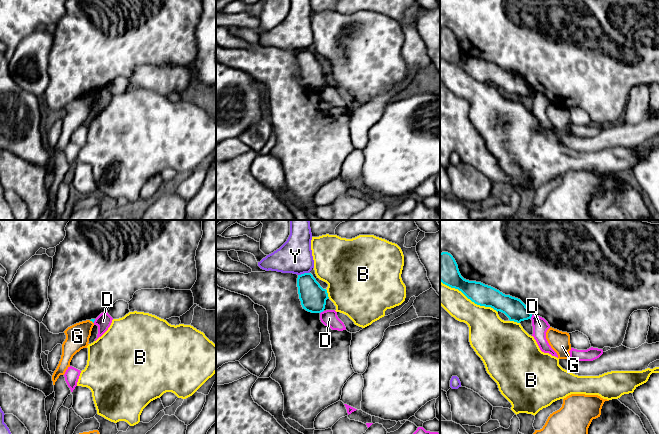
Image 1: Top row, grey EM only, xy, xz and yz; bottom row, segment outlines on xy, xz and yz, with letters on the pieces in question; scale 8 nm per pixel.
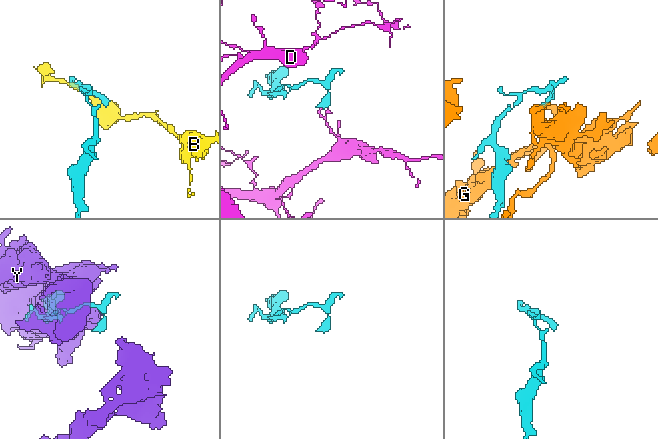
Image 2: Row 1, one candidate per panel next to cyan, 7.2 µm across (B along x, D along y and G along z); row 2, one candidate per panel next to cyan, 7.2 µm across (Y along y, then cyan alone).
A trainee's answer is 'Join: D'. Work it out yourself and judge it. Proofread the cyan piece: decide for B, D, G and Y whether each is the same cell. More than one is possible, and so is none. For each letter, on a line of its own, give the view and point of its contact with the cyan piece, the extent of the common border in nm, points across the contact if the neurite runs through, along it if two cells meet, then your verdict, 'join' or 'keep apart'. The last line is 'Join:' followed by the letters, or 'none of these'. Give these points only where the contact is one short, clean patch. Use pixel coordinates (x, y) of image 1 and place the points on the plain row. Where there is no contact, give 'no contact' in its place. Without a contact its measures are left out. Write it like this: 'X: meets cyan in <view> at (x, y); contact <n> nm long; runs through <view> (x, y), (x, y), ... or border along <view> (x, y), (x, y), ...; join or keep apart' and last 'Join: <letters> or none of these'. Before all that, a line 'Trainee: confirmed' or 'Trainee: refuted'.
Trainee: refuted
B: meets cyan in yz at (469, 74); contact 550 nm long; keep apart
D: meets cyan in xz at (321, 87); contact 40 nm long; border along xz (323, 86), (320, 89); keep apart
G: meets cyan in xy at (91, 96); contact 50 nm long; border along xy (89, 96), (93, 99); keep apart
Y: meets cyan in xz at (304, 49); contact 90 nm long; keep apart
Join: none of these

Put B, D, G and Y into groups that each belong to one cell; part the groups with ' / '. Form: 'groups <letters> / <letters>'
groups B / D / G / Y

